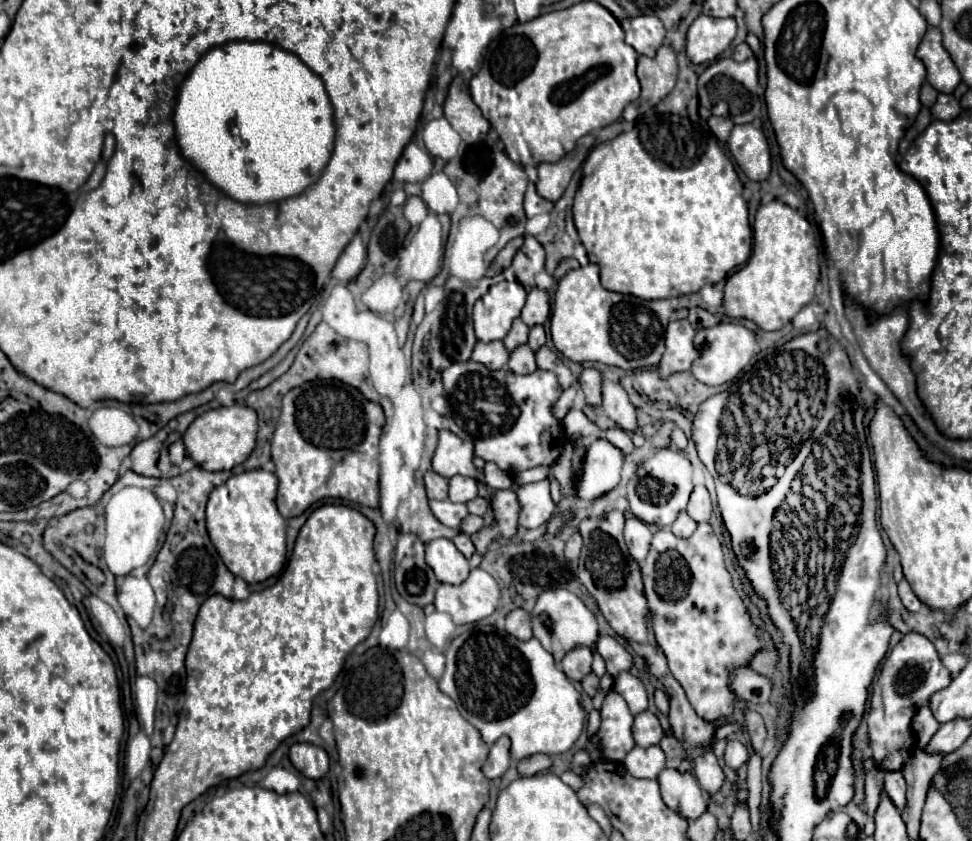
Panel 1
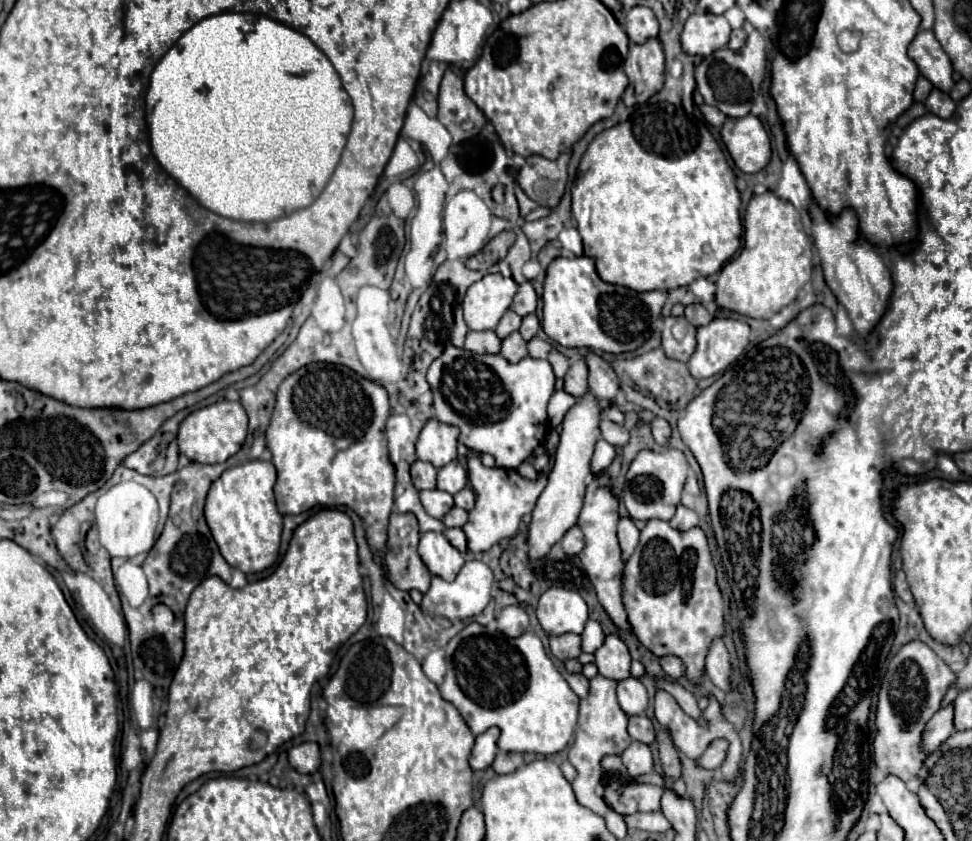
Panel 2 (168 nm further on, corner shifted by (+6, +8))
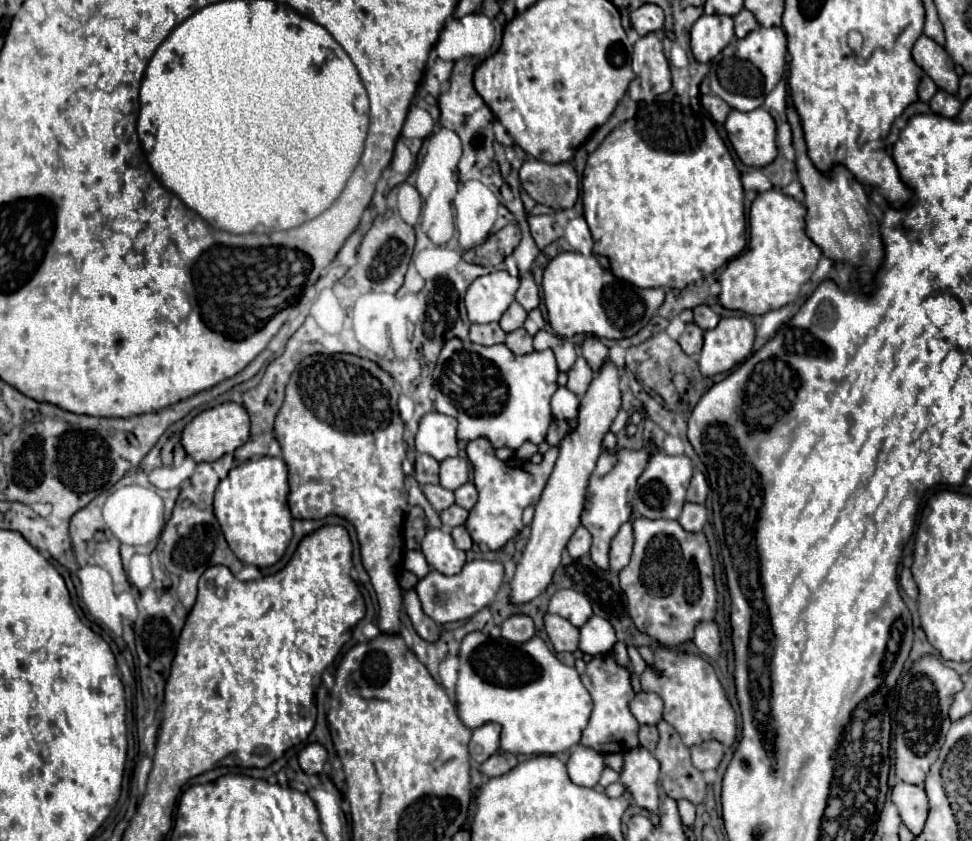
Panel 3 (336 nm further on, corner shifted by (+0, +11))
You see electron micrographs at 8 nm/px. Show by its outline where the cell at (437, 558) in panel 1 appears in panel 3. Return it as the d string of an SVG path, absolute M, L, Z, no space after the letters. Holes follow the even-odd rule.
M430 528L422 540L422 554L426 556L428 564L446 574L458 574L462 570L462 566L466 564L466 556L462 550L458 550L454 546L454 540L448 532L438 530L438 528Z

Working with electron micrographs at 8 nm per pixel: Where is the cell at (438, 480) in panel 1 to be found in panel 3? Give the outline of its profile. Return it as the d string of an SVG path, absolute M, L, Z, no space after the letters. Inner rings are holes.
M418 454L416 456L416 464L414 464L418 484L420 486L424 486L424 484L436 484L438 482L438 466L440 464L432 456Z

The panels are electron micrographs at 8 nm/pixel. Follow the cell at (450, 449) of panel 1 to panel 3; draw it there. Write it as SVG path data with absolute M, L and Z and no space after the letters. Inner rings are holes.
M440 412L424 414L416 432L416 450L420 454L430 454L438 462L458 456L456 426L458 422L452 416L444 416Z

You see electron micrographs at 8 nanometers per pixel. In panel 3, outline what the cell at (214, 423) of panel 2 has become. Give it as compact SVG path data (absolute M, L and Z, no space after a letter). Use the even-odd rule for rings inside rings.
M226 402L220 406L214 406L210 410L200 412L182 432L182 446L190 458L196 462L216 462L228 452L234 452L240 448L250 436L250 420L244 410L244 406Z

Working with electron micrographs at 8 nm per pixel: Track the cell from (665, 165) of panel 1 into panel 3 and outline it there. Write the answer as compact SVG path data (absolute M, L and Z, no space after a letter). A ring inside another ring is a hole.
M678 84L676 90L658 96L648 108L642 108L636 118L612 130L590 154L584 170L582 202L594 238L594 254L606 256L612 274L638 288L686 288L730 262L747 246L740 172L716 128L710 122L698 122L692 114L688 96L678 92L682 88L686 86Z

